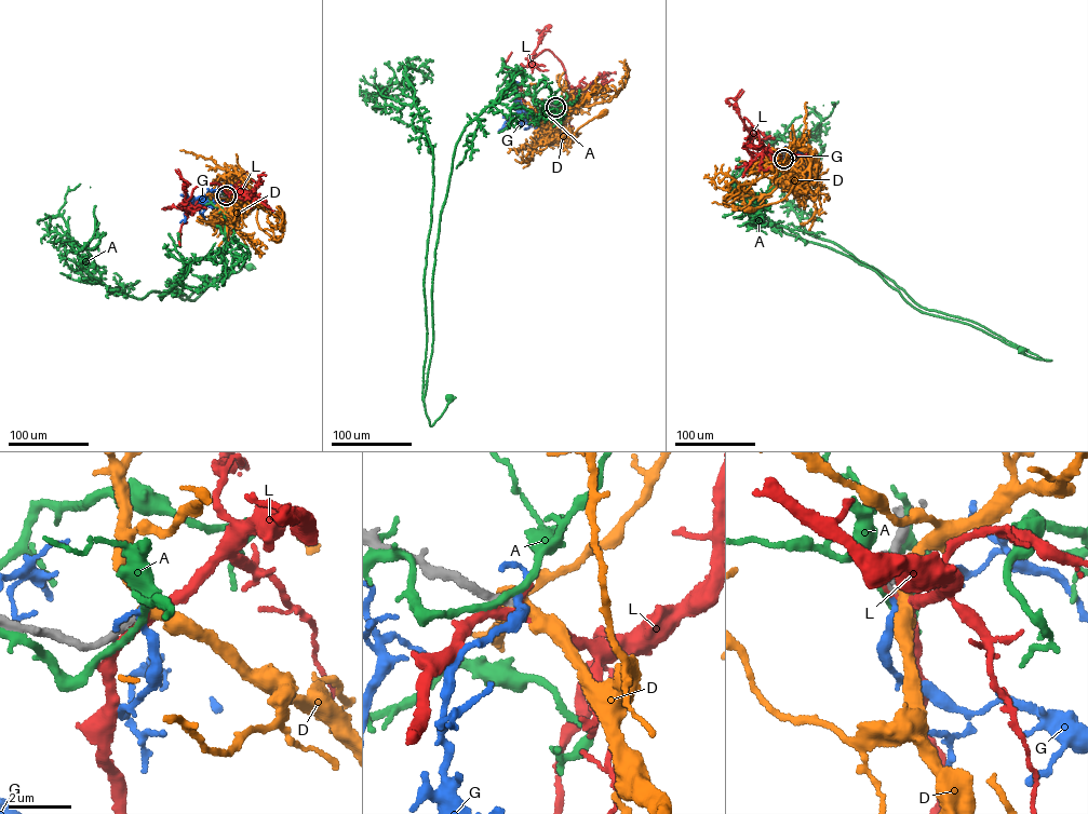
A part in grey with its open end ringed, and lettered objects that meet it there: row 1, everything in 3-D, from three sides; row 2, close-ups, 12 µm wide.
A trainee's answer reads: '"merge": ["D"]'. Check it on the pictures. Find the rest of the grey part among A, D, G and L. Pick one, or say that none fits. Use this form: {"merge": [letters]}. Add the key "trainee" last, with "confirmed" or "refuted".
{"merge": ["D"], "trainee": "confirmed"}

